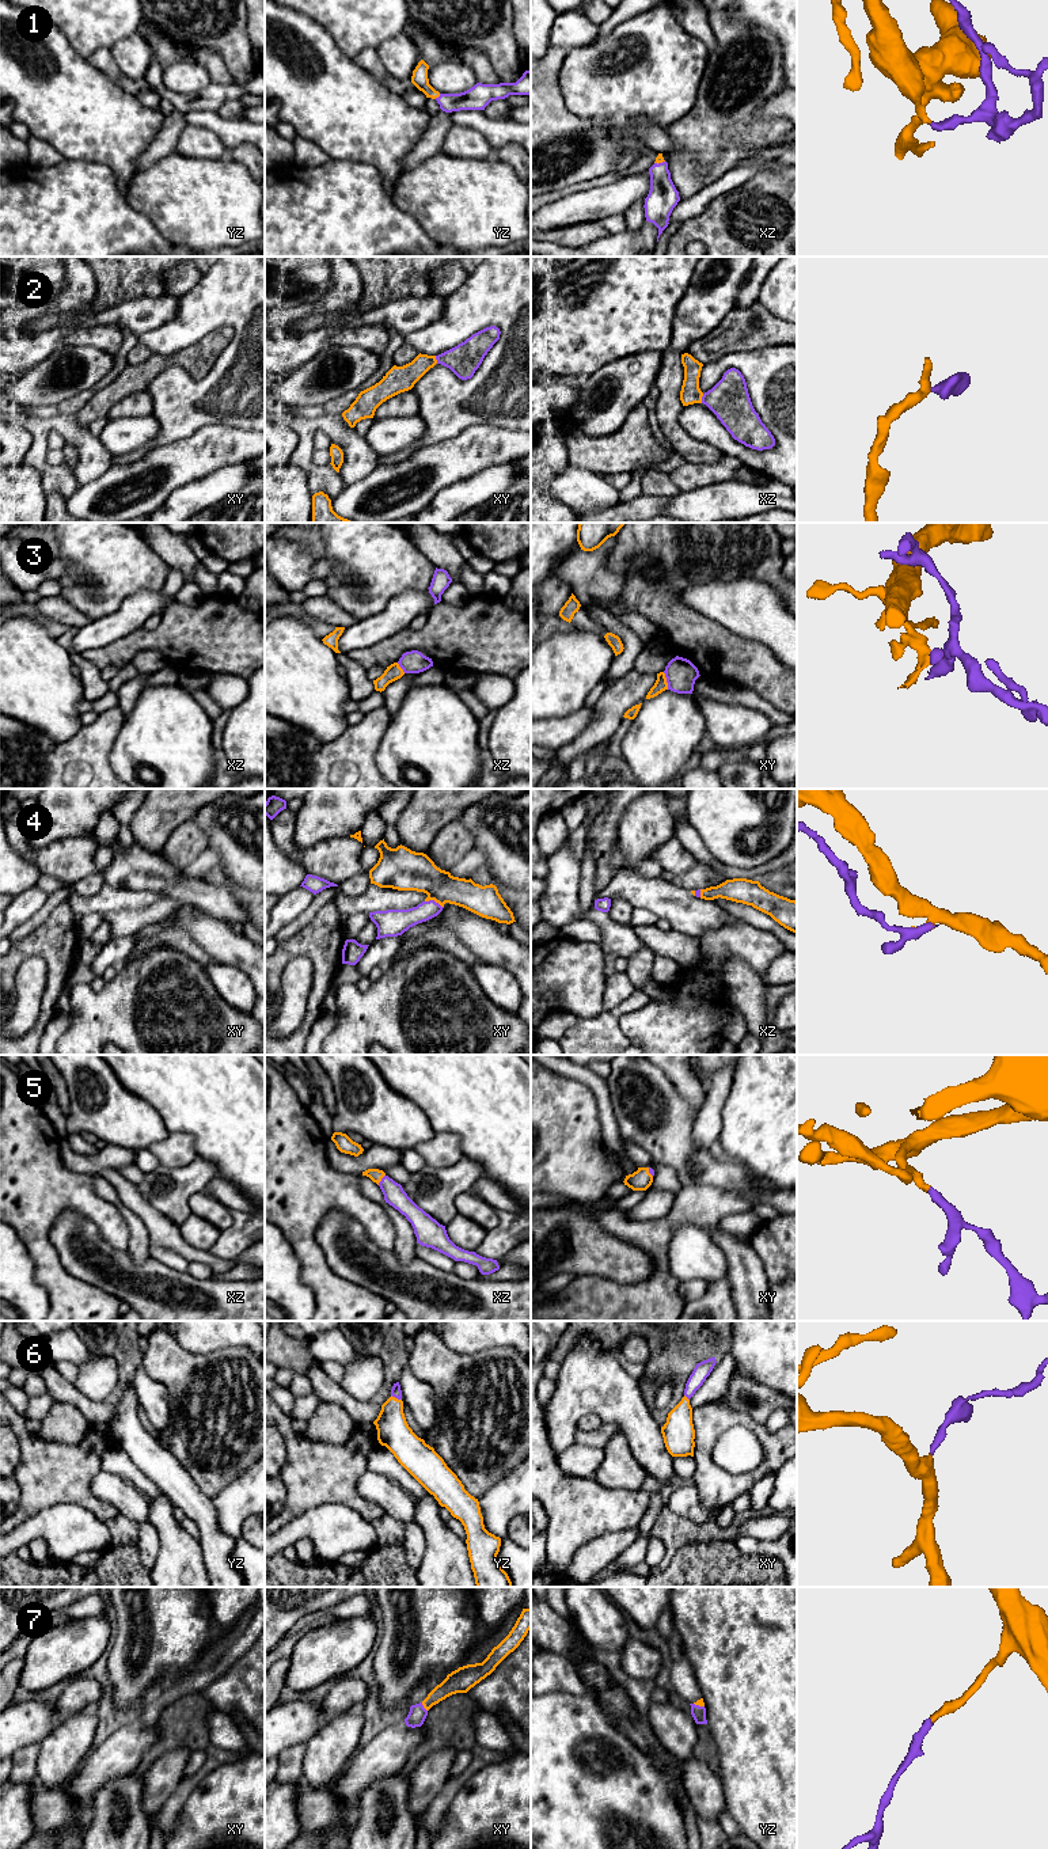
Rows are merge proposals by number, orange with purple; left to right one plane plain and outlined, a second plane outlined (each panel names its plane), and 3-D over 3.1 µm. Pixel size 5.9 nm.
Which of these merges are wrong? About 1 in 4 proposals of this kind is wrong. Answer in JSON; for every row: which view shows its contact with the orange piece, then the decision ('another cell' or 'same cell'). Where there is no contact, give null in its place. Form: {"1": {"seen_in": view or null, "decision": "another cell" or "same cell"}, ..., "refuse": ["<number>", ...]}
{"1": {"seen_in": "yz", "decision": "same cell"}, "2": {"seen_in": "xz", "decision": "same cell"}, "3": {"seen_in": "xy", "decision": "another cell"}, "4": {"seen_in": "xy", "decision": "same cell"}, "5": {"seen_in": "xz", "decision": "same cell"}, "6": {"seen_in": "yz", "decision": "same cell"}, "7": {"seen_in": "xy", "decision": "same cell"}, "refuse": ["3"]}

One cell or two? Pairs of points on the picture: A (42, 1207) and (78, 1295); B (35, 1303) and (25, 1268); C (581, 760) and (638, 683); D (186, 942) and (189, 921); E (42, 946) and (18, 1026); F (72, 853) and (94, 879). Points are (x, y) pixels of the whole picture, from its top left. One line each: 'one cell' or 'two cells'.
A: one cell
B: one cell
C: two cells
D: two cells
E: two cells
F: two cells

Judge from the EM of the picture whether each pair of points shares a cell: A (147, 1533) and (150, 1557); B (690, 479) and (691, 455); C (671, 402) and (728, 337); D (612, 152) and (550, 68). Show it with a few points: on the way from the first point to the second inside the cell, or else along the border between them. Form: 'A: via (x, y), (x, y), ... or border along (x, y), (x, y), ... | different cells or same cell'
A: via (148, 1538), (148, 1552) | same cell
B: border along (722, 458), (714, 463), (686, 462) | different cells
C: via (690, 387), (693, 365), (709, 349) | same cell
D: via (588, 137), (581, 135), (550, 103), (550, 92) | same cell

